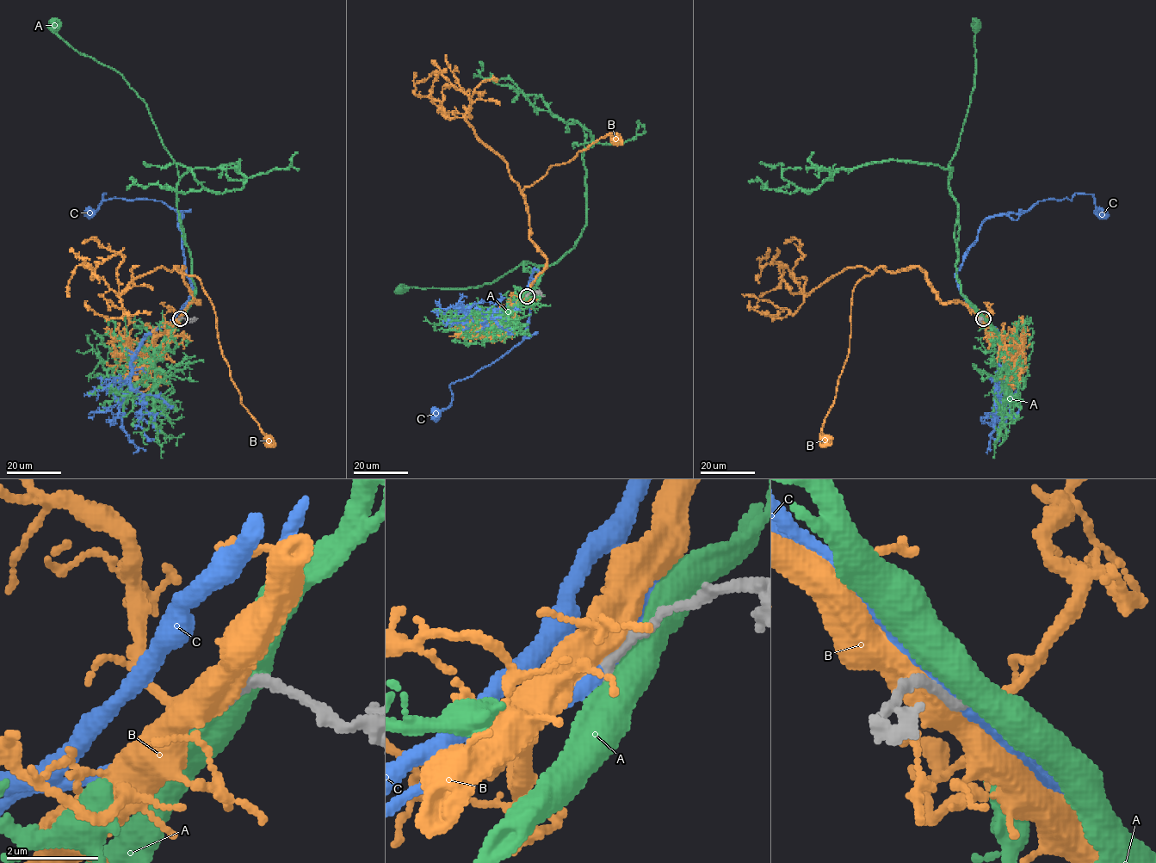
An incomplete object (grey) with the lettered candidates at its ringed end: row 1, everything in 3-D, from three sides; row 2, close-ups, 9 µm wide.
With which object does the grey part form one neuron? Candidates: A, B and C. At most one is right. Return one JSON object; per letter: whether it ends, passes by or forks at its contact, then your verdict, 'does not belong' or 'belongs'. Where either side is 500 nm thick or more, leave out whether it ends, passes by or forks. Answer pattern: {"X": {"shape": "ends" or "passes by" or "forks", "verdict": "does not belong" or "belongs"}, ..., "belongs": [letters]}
{"A": {"verdict": "belongs"}, "B": {"shape": "forks", "verdict": "does not belong"}, "C": {"shape": "passes by", "verdict": "does not belong"}, "belongs": ["A"]}

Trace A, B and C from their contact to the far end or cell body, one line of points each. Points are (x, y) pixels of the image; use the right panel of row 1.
A: (982, 318), (961, 292), (956, 275), (958, 209), (948, 184), (948, 164), (957, 146), (974, 85), (976, 25)
B: (981, 318), (962, 303), (941, 301), (918, 266), (864, 275), (851, 295), (849, 350), (821, 428), (826, 441)
C: (982, 318), (961, 292), (956, 272), (984, 222), (1076, 193), (1091, 194), (1099, 212)

